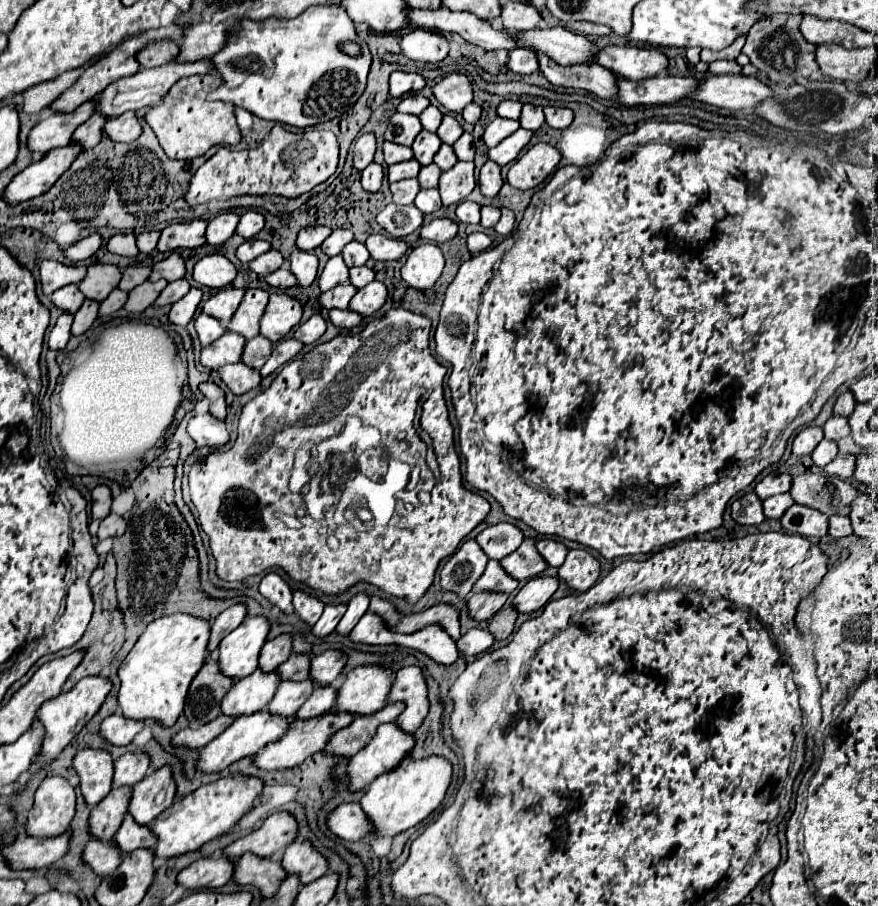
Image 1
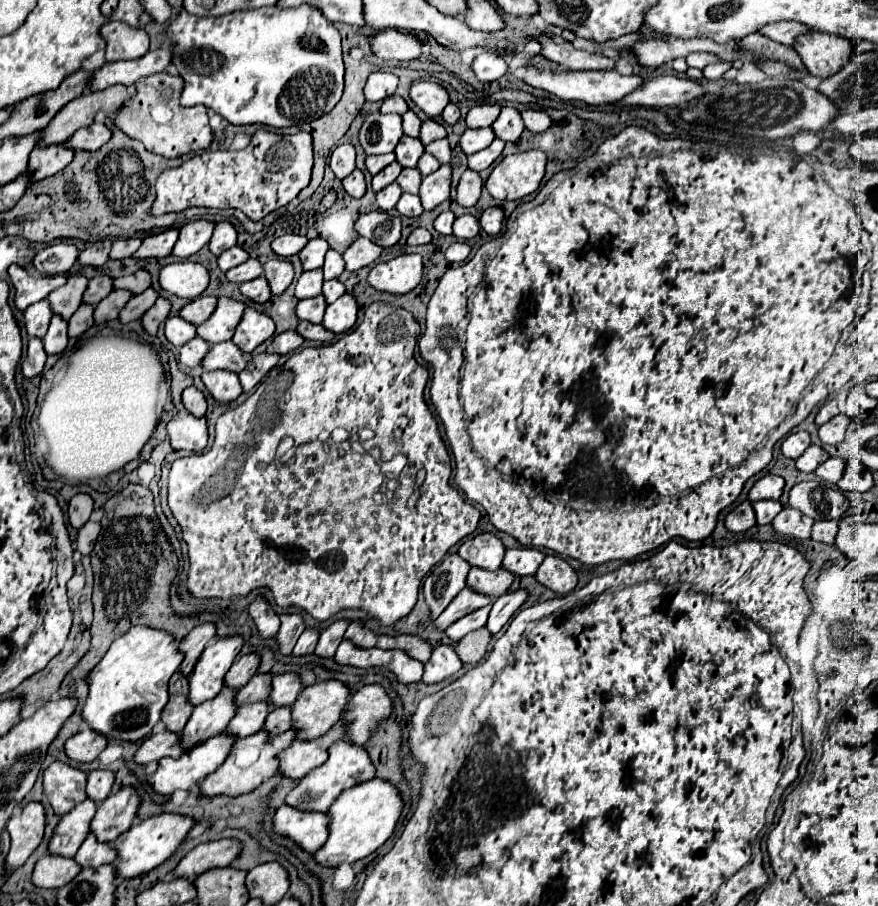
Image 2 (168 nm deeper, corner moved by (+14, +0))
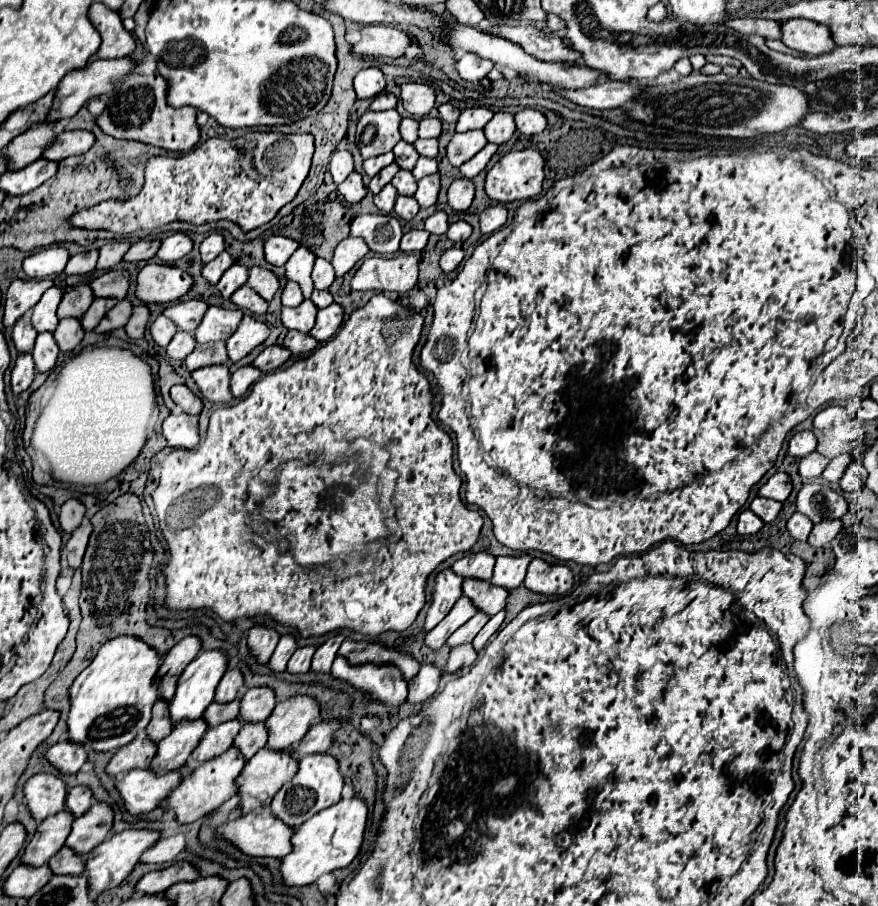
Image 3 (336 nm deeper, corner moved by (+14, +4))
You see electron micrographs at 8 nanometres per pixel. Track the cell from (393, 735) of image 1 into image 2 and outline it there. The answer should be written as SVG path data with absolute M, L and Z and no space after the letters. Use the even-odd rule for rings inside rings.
M340 740L338 744L330 748L328 760L300 780L300 784L286 798L286 804L292 808L300 808L300 810L318 810L318 812L324 810L326 812L334 804L334 800L342 794L342 790L352 788L360 782L366 782L374 776L376 776L376 766L372 758L368 756L368 750L364 746L352 744L350 740Z

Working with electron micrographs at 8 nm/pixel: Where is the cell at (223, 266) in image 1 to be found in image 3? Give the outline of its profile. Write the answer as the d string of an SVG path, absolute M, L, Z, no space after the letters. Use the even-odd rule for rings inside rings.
M146 264L136 276L136 298L144 304L174 302L184 296L190 288L190 274L166 264Z

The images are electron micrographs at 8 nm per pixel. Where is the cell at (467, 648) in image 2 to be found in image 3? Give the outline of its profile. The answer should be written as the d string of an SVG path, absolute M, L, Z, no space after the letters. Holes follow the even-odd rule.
M462 644L462 646L456 646L450 650L450 658L448 658L448 664L446 664L446 672L448 674L454 674L462 668L468 668L472 666L476 660L476 650L472 648L472 644Z

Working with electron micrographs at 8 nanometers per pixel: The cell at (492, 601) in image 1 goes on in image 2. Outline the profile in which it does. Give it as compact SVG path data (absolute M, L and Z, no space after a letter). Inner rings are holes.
M484 606L484 608L478 608L478 610L474 610L474 612L458 618L454 624L450 624L450 626L446 628L446 634L448 634L454 642L458 642L458 640L460 640L462 636L466 636L468 632L472 632L472 630L476 630L476 628L482 628L482 626L486 624L488 612L490 612L490 606Z

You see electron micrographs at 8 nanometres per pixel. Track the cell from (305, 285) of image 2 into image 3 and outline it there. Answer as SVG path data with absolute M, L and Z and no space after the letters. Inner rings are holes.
M288 282L288 284L284 286L284 292L282 292L282 306L292 306L292 308L296 308L302 300L304 300L304 296L302 296L302 292L300 292L300 286Z

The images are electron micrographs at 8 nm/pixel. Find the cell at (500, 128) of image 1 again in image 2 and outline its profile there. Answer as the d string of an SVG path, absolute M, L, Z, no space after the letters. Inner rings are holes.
M468 128L462 134L460 146L462 146L464 154L474 154L474 152L480 152L480 150L488 148L494 138L496 136L494 136L492 128Z

